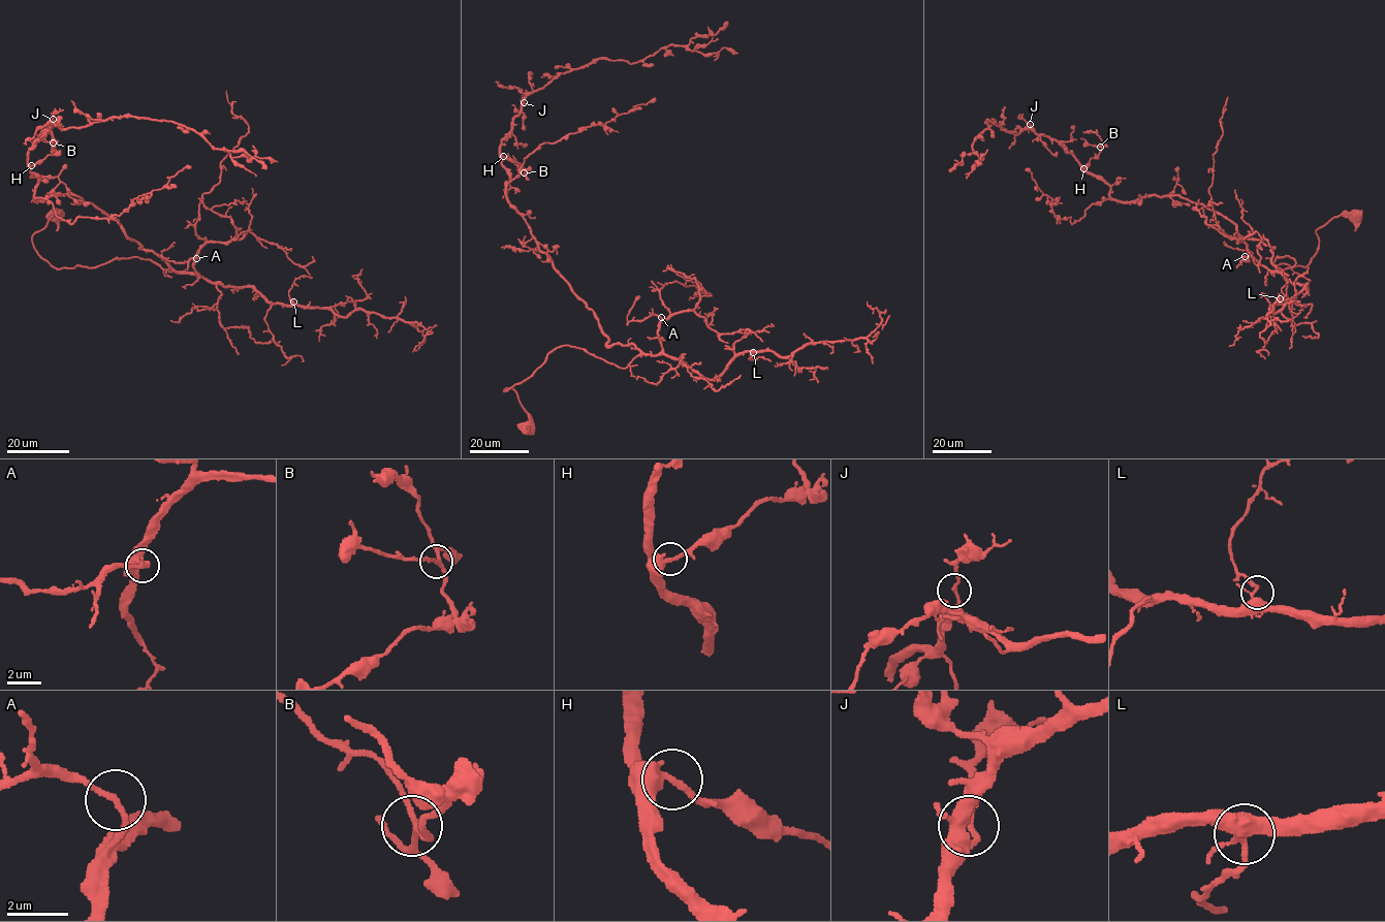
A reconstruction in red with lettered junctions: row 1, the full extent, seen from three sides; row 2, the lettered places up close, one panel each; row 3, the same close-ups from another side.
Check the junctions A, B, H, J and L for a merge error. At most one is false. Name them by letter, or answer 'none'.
none

